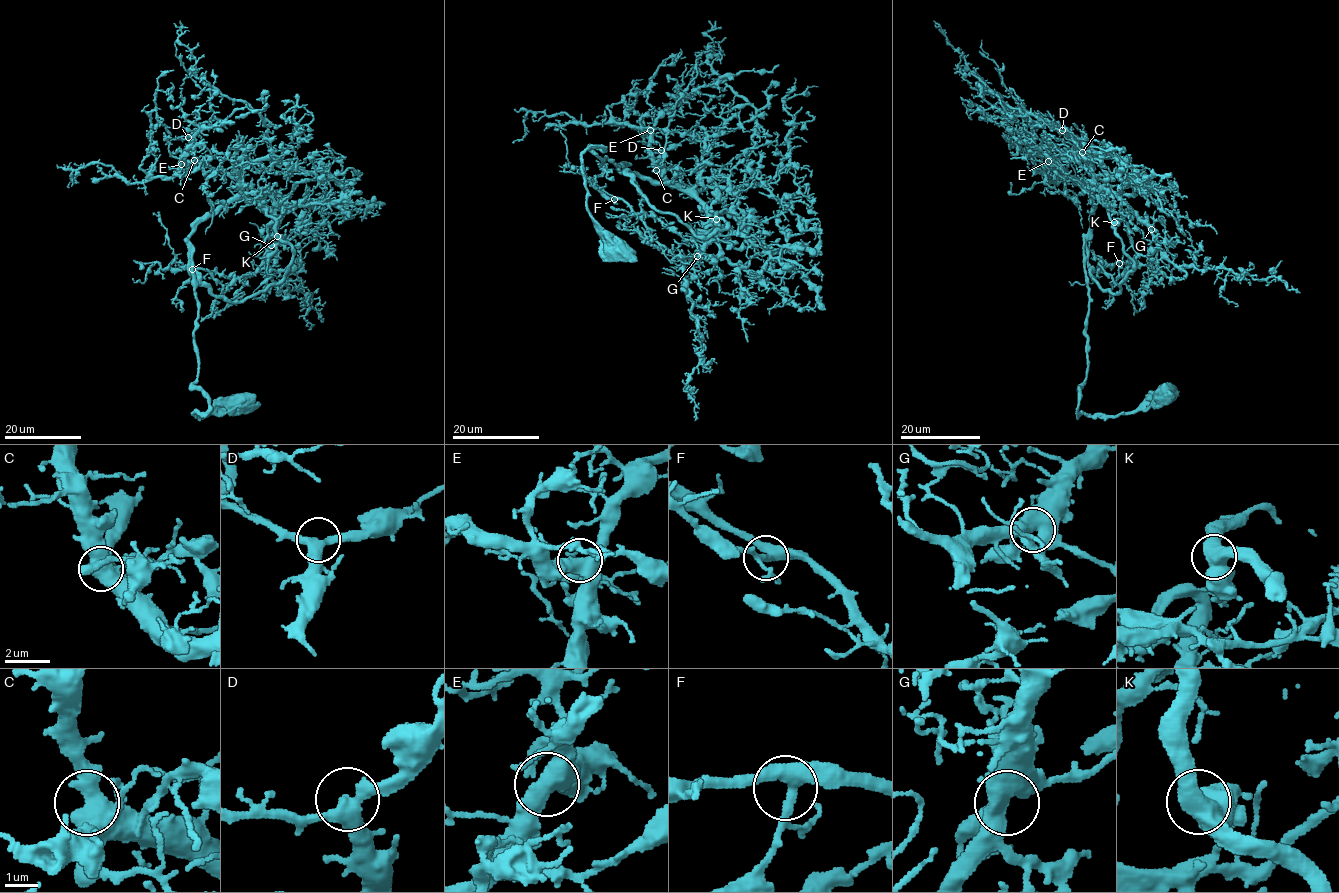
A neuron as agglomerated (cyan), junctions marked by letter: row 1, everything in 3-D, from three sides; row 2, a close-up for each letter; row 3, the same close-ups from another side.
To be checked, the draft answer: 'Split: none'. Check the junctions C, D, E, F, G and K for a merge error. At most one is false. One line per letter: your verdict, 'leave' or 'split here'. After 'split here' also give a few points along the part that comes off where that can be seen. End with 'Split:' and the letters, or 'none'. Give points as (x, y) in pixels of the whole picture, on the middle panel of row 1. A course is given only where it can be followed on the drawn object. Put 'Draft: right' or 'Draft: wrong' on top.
Draft: right
C: leave
D: leave
E: leave
F: leave
G: leave
K: leave
Split: none

